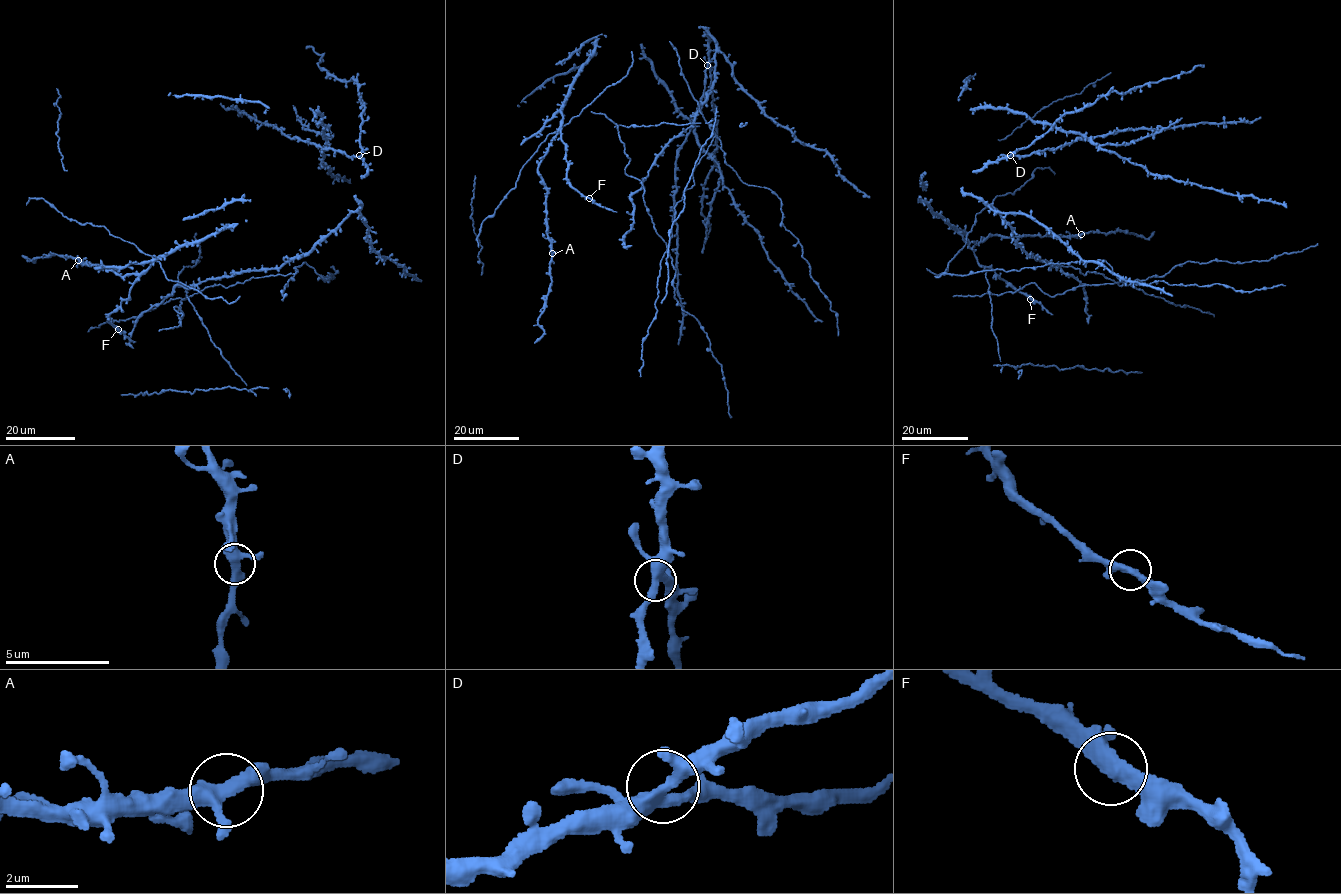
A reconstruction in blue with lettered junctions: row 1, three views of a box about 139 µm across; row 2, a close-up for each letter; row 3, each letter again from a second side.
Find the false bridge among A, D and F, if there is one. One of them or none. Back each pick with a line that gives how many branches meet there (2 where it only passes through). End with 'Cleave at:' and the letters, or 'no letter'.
Cleave at: no letter

